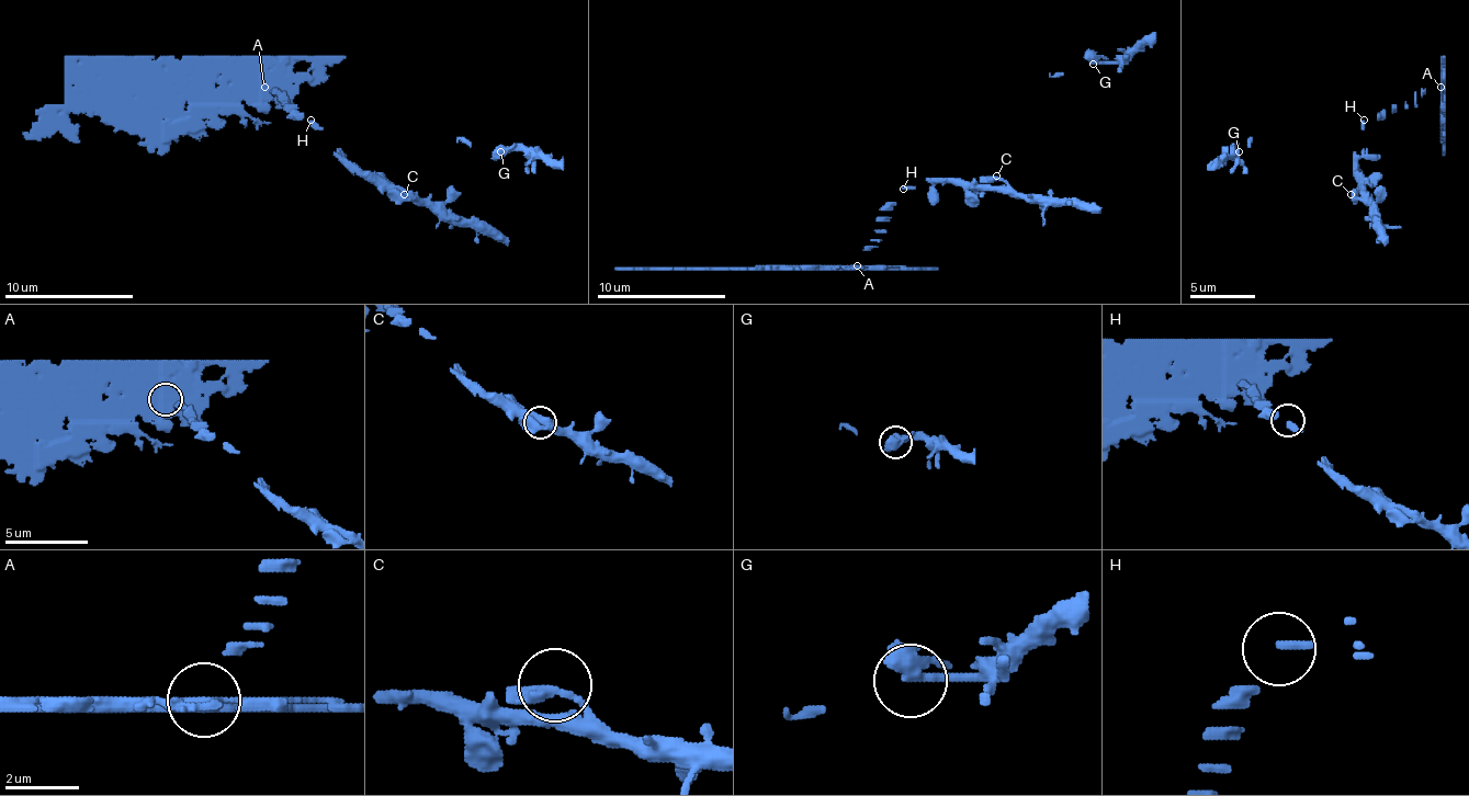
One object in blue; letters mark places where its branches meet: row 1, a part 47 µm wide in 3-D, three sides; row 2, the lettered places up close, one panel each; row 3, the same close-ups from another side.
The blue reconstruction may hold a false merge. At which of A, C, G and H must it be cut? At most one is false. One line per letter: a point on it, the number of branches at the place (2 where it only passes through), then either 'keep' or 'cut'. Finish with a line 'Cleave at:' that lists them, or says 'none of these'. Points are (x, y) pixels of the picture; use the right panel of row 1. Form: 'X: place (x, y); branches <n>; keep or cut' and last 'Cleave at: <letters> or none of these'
A: place (1441, 87); branches 1; cut
C: place (1351, 194); branches 2; keep
G: place (1239, 151); branches 2; keep
H: place (1364, 120); branches 1; keep
Cleave at: A

